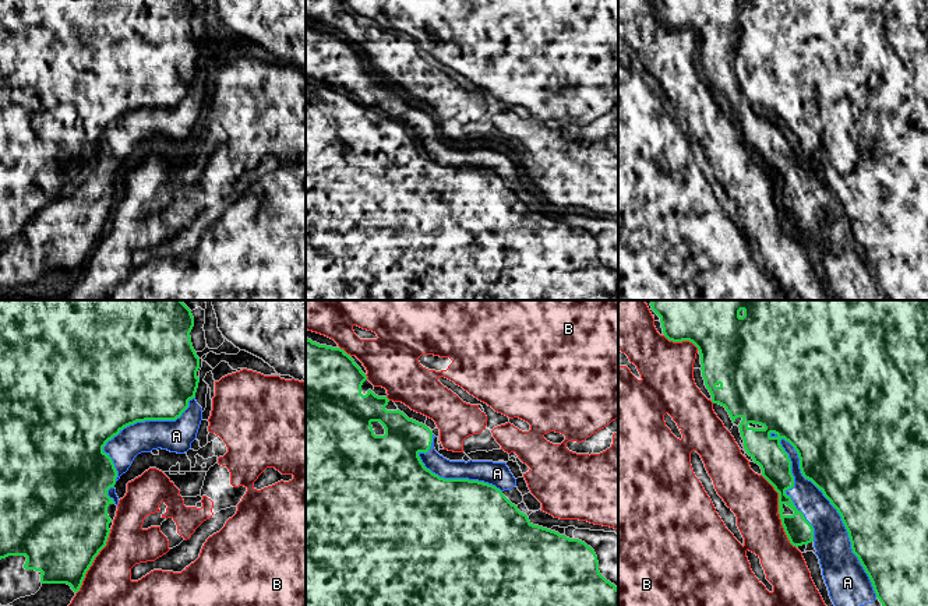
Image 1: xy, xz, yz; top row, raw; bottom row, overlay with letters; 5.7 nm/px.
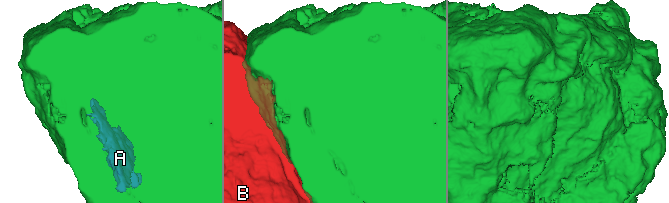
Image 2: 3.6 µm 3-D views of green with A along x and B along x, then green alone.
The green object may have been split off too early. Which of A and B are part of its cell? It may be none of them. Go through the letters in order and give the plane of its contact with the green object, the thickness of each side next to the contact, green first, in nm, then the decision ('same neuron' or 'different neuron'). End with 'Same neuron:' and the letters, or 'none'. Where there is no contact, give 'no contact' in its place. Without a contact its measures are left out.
A: yz | 500/200 nm | same neuron
B: yz | 180/280 nm | different neuron
Same neuron: A

